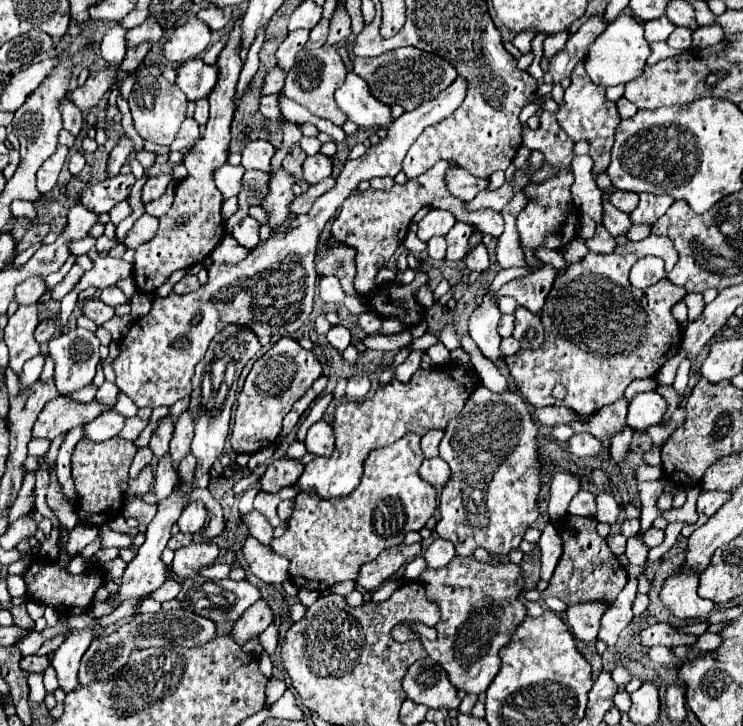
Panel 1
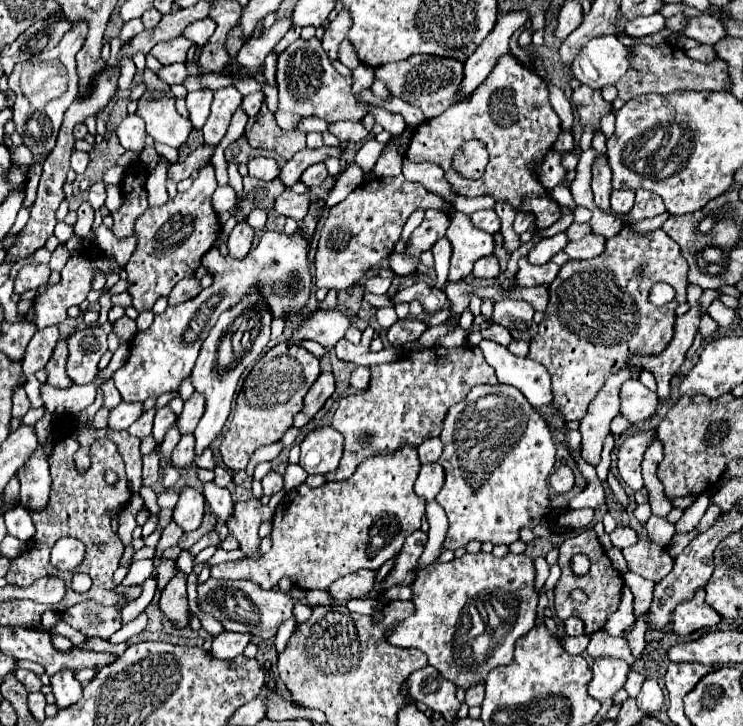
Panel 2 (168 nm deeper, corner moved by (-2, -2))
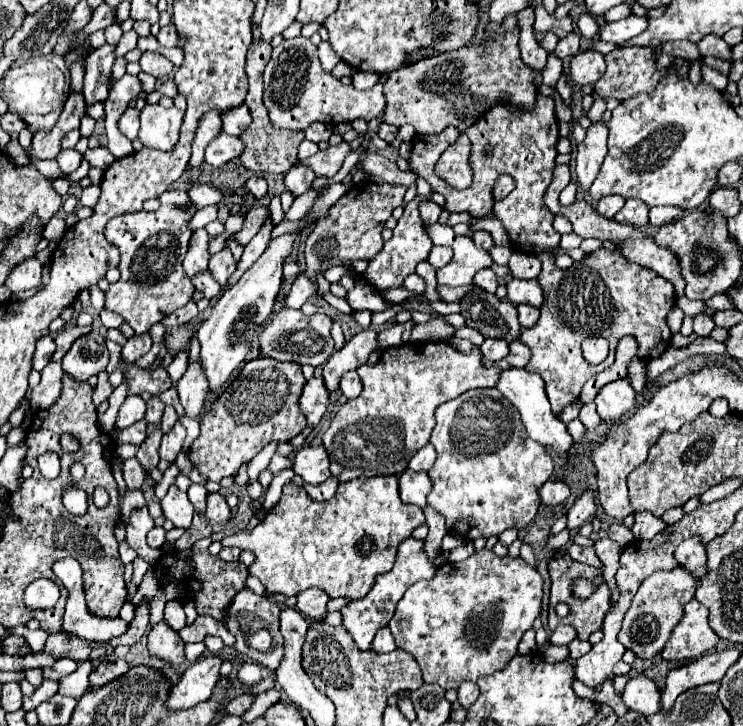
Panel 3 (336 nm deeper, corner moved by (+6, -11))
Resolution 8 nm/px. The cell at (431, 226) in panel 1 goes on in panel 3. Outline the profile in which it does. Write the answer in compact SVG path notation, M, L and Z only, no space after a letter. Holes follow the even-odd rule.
M413 200L413 202L409 202L409 204L405 206L405 214L403 214L403 218L397 222L397 226L395 226L395 230L393 230L393 238L391 238L389 242L385 242L383 250L369 262L369 266L367 266L365 274L363 274L363 278L365 278L371 286L375 286L377 290L399 288L399 286L403 284L403 280L405 280L409 274L415 272L415 266L417 266L419 262L427 260L427 256L429 256L429 250L431 250L433 242L431 242L431 238L429 238L427 232L425 232L425 224L423 224L423 220L421 220L421 216L419 216L417 206L419 206L417 200Z

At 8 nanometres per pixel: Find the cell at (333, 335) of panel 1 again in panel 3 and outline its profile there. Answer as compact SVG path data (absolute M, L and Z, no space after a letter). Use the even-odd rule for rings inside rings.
M367 330L361 334L355 334L341 350L337 350L327 364L323 366L323 380L329 390L337 390L339 380L345 372L357 370L361 364L367 362L369 354L377 350L377 332Z

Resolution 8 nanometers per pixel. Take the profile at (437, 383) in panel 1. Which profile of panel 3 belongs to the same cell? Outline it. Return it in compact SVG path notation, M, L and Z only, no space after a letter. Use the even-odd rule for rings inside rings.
M421 342L387 348L375 366L361 366L357 374L363 382L363 392L355 400L347 400L327 432L323 446L331 460L331 474L339 482L349 482L361 476L401 474L411 456L429 442L435 426L435 408L449 402L471 388L495 386L499 368L483 368L481 352L459 354L447 342Z

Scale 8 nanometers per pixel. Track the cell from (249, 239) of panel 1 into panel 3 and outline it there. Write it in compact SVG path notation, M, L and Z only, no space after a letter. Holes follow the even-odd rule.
M223 248L221 252L217 252L211 260L209 260L209 270L213 274L213 278L219 282L219 284L225 284L229 280L229 276L235 272L237 268L237 262L231 254L229 248Z

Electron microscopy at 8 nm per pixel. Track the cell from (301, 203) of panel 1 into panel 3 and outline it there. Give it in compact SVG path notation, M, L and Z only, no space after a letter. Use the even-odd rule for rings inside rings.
M255 206L255 208L251 208L249 212L247 212L247 216L245 216L245 224L243 224L243 228L237 232L237 242L239 244L247 244L259 230L261 230L261 226L267 222L267 220L271 220L271 210L267 208L267 206Z

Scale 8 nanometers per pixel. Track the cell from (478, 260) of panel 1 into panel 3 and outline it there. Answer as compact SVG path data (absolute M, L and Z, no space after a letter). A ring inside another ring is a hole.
M487 268L487 270L479 270L479 272L475 274L473 282L475 282L479 288L483 288L485 292L495 292L497 286L499 286L499 284L497 284L497 276L493 274L491 268Z

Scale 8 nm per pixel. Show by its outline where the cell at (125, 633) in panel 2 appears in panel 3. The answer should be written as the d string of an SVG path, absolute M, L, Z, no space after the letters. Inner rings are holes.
M90 661L79 664L77 670L59 680L58 693L78 700L89 687L88 676L92 670Z

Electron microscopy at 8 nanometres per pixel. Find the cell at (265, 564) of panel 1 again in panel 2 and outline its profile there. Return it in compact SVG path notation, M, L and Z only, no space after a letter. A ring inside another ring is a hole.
M279 491L271 497L269 505L263 505L259 499L249 499L249 501L235 501L233 505L233 513L227 519L227 529L231 535L237 537L237 541L241 543L241 551L247 557L261 557L257 547L261 543L257 529L265 519L271 519L275 513L275 507L279 505L279 501L285 497L285 491Z

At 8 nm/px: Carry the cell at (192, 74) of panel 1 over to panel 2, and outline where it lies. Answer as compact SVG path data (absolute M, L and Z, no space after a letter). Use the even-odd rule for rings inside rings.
M175 63L169 67L163 67L157 71L157 77L163 79L167 85L175 85L175 83L183 83L187 77L187 69L183 63Z

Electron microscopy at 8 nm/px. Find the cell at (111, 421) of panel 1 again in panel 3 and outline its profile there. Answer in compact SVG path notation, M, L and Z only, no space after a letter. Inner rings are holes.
M129 396L123 406L119 408L117 414L117 428L123 430L135 422L139 422L145 416L145 402L141 400L141 396Z

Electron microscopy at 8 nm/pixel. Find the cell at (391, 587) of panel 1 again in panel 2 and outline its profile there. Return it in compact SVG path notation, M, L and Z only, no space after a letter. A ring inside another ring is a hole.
M307 591L307 595L305 595L305 601L309 603L309 605L331 605L331 603L335 603L331 597L329 597L329 593L327 591Z

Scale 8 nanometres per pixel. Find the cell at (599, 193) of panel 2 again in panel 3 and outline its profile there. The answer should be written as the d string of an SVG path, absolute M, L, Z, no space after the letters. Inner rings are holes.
M597 122L587 130L585 140L577 148L575 172L579 186L583 190L589 190L591 184L595 182L599 168L605 160L605 154L607 154L607 126L603 122Z

